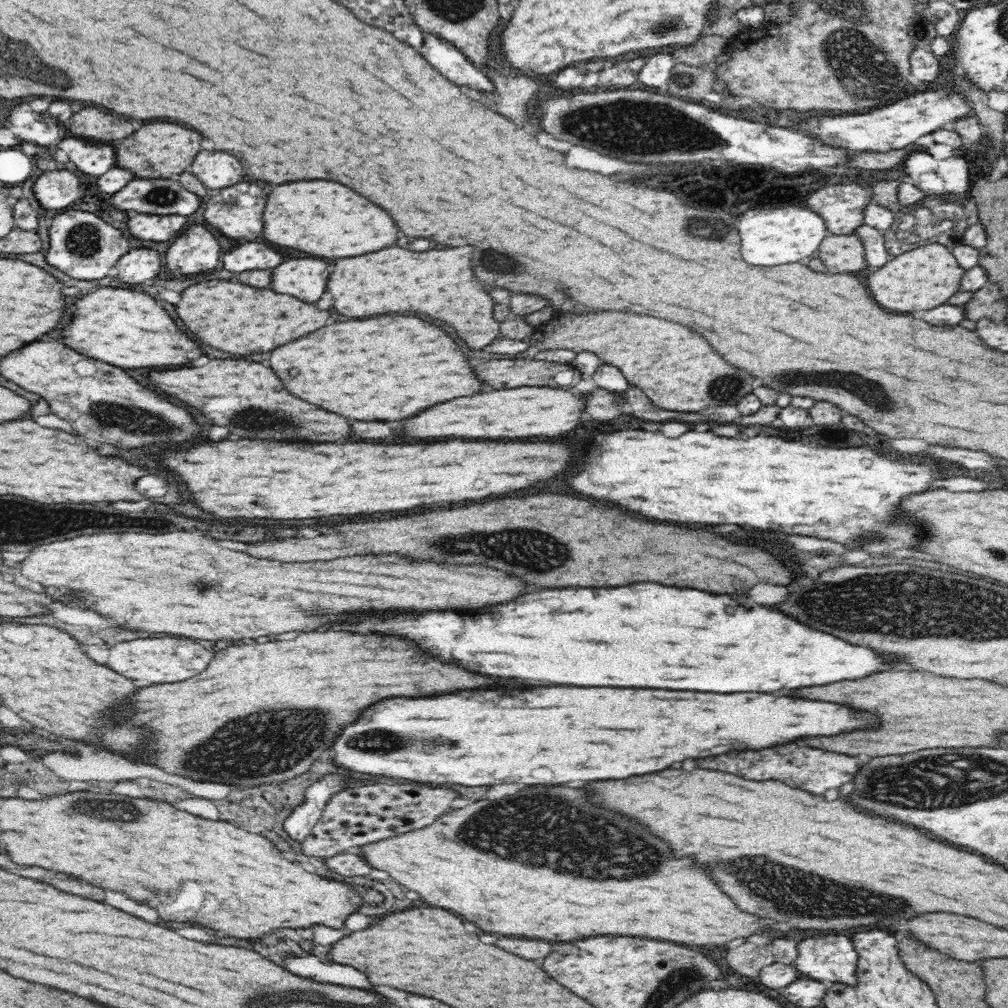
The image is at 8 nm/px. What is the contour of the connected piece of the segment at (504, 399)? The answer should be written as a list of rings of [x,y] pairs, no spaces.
[[[510,388],[486,394],[474,394],[442,402],[420,414],[410,416],[400,426],[400,440],[444,440],[444,438],[470,438],[470,440],[502,440],[502,438],[528,438],[528,436],[558,436],[570,432],[584,410],[580,394],[558,388]]]

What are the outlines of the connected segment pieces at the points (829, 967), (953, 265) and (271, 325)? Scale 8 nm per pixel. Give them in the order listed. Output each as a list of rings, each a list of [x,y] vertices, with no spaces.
[[[845,935],[799,937],[793,966],[803,977],[854,985],[858,953]]]
[[[940,242],[891,257],[880,270],[868,276],[868,288],[874,300],[888,310],[894,312],[930,310],[947,302],[948,298],[959,290],[960,278],[964,272],[951,254],[951,244],[944,245]]]
[[[208,280],[188,286],[182,292],[182,300],[176,304],[176,316],[186,322],[186,328],[194,338],[216,350],[230,354],[256,354],[270,352],[276,346],[326,326],[330,312],[272,290],[248,288],[226,280]]]

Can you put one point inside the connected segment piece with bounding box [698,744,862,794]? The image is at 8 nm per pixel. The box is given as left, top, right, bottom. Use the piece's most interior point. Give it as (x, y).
(810, 769)

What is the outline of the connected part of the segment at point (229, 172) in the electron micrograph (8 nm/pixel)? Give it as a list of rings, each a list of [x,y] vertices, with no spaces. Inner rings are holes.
[[[200,152],[192,162],[192,174],[208,189],[220,190],[242,181],[242,164],[225,152]]]

